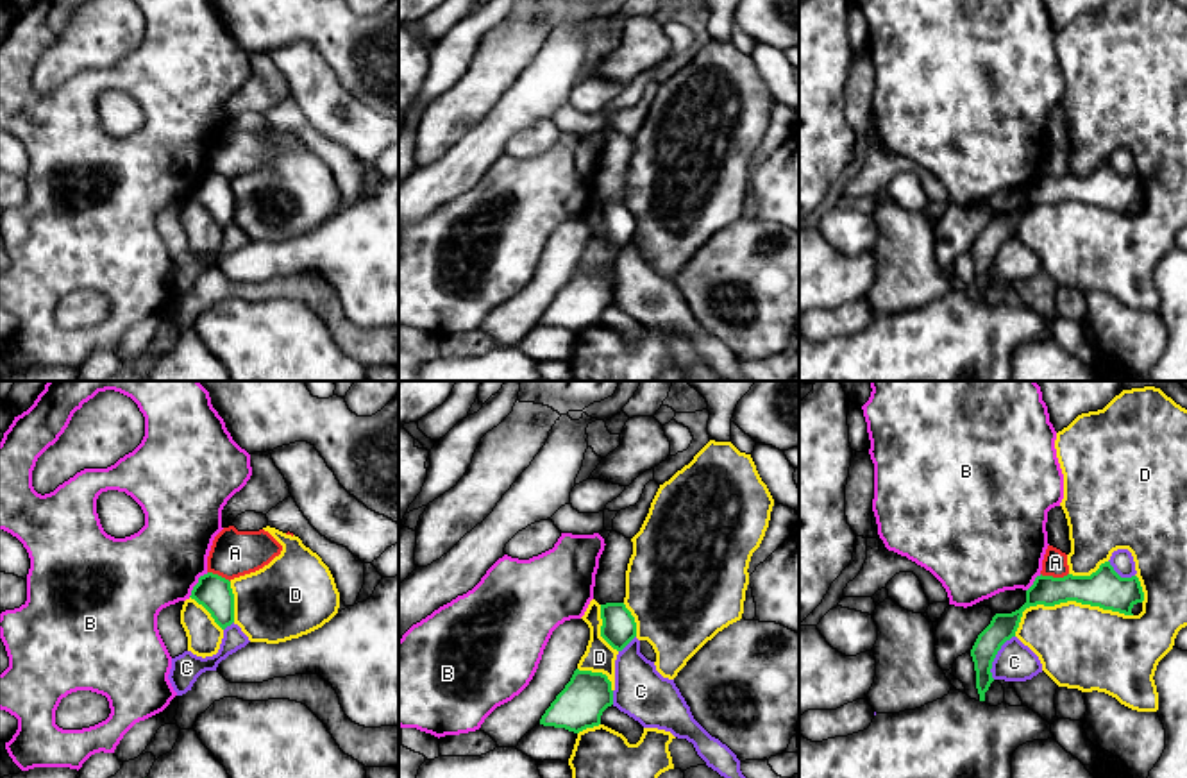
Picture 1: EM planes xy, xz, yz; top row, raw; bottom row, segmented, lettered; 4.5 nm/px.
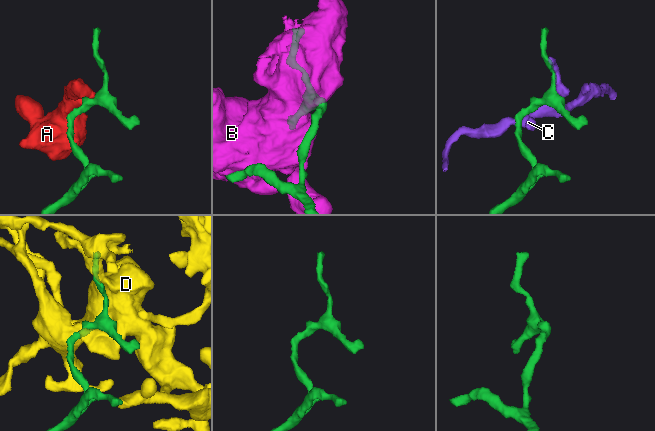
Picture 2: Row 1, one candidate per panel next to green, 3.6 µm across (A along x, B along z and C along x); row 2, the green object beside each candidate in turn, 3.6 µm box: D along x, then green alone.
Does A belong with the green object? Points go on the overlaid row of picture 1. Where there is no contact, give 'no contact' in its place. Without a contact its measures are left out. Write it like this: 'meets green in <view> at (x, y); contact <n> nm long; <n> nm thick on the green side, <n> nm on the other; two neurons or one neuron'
meets green in yz at (1055, 578); contact 130 nm long; 170 nm thick on the green side, 110 nm on the other; two neurons

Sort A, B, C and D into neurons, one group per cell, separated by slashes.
A / B / C / D

